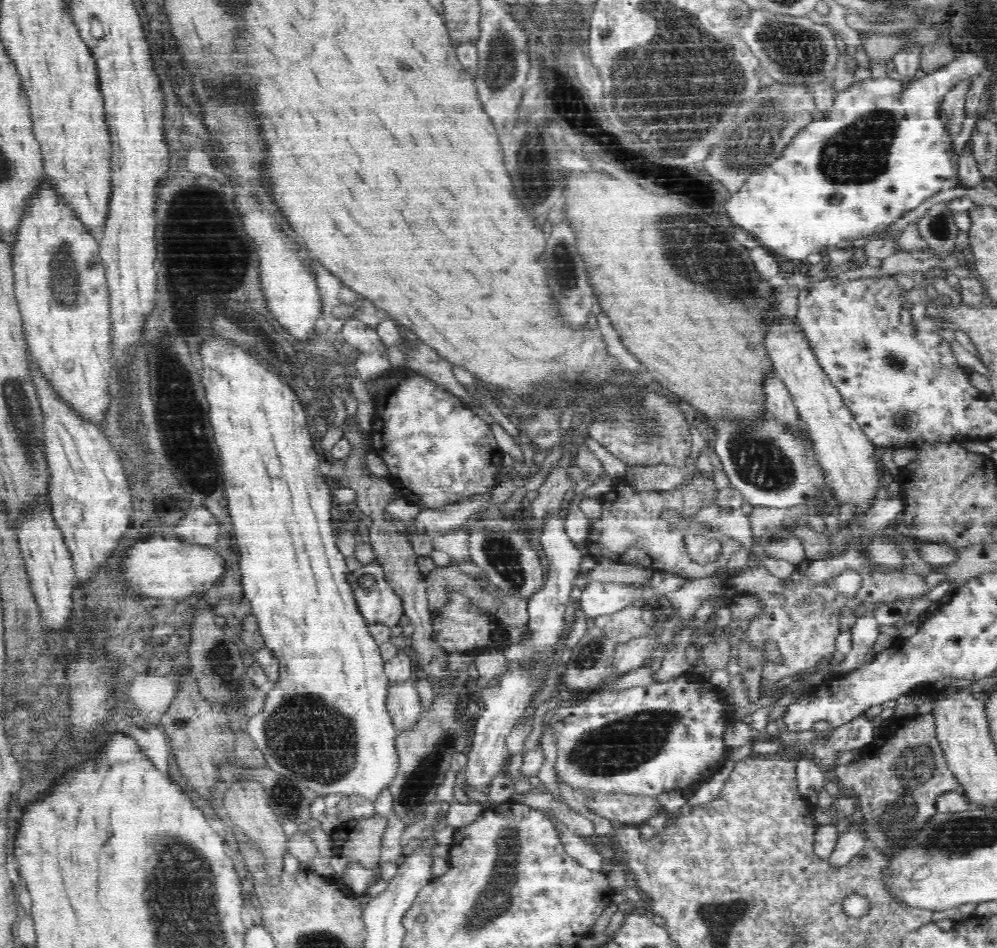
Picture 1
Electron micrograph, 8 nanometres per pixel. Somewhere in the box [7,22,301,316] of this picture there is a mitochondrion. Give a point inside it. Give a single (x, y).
(169, 56)

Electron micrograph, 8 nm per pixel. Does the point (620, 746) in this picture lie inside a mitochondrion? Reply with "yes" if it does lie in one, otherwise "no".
yes

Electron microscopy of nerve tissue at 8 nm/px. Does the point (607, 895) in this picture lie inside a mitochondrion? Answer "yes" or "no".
no

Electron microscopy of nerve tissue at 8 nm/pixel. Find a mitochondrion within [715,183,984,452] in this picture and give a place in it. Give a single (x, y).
(938, 227)

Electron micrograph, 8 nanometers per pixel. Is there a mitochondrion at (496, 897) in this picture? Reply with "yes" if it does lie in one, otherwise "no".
yes

